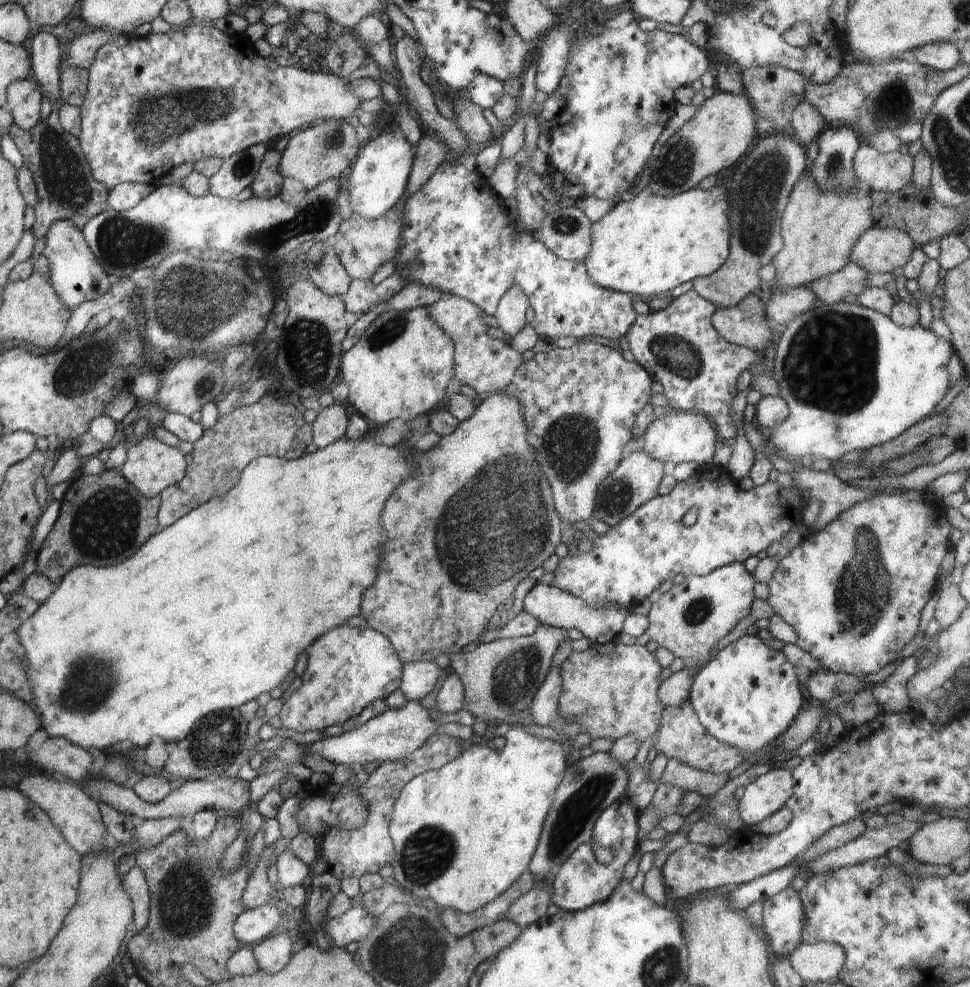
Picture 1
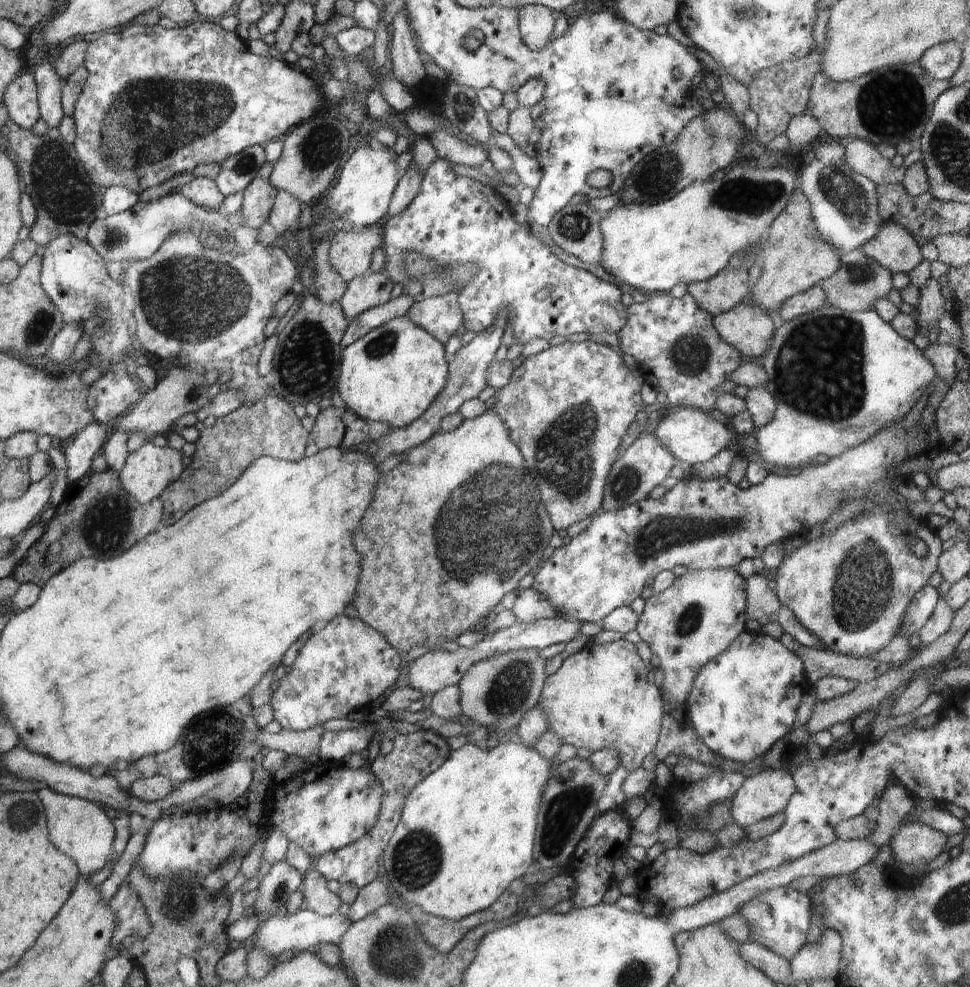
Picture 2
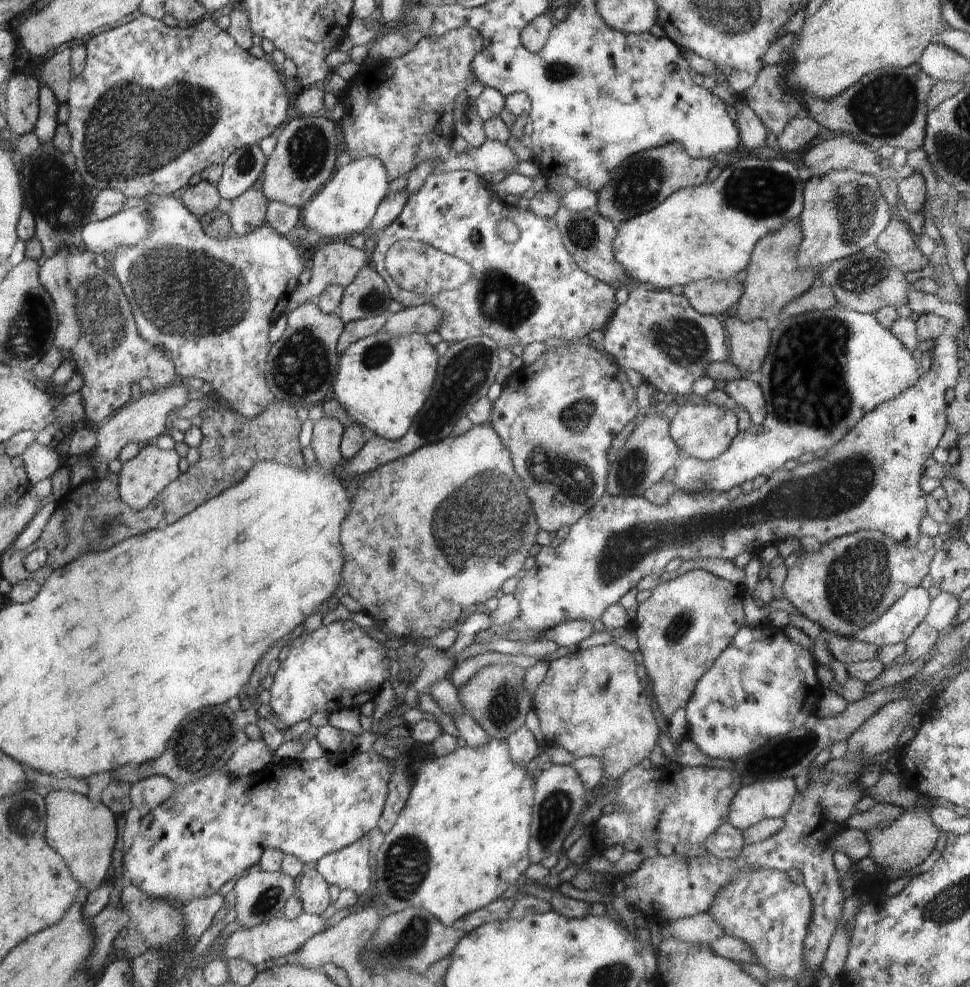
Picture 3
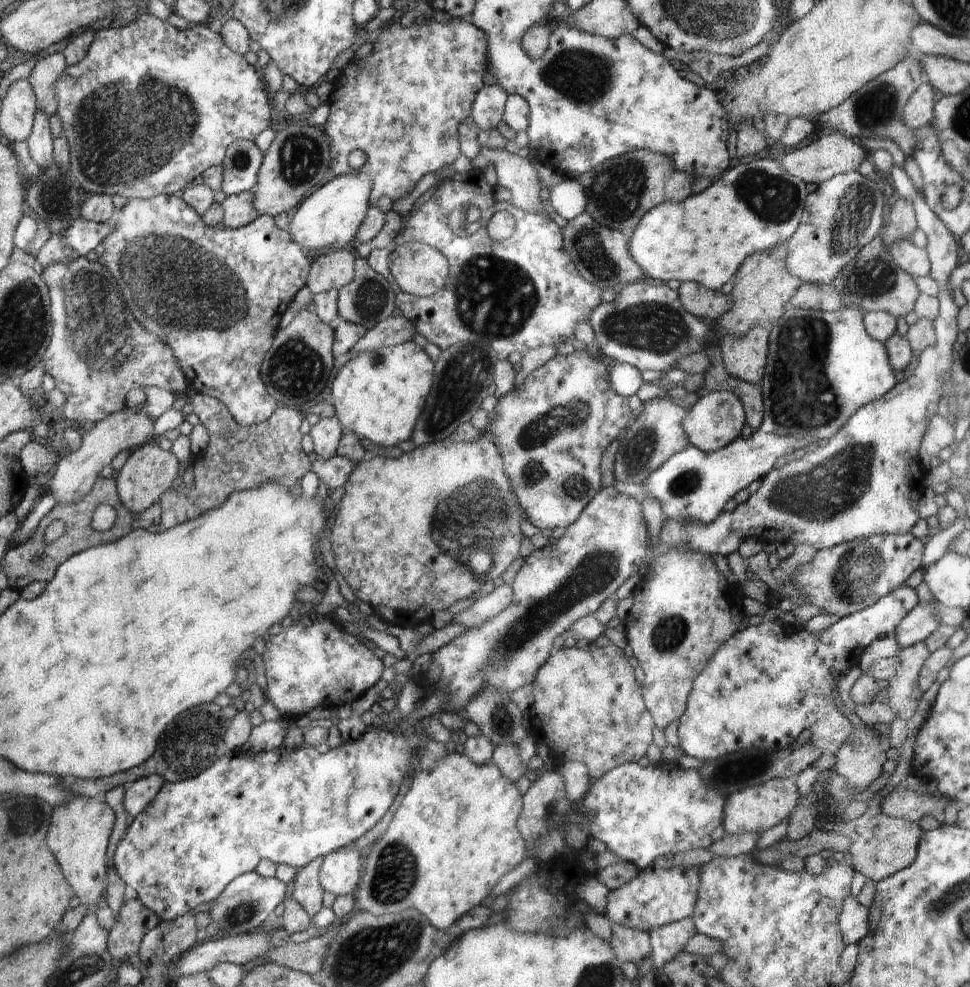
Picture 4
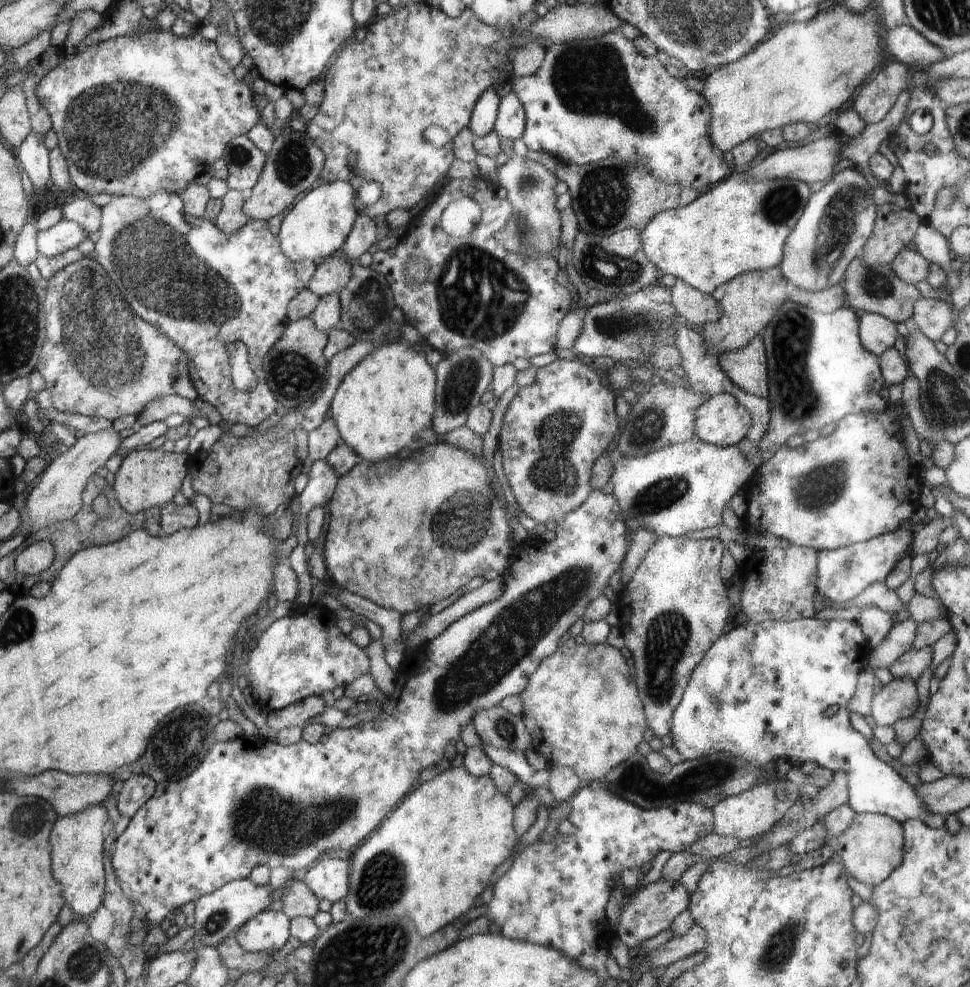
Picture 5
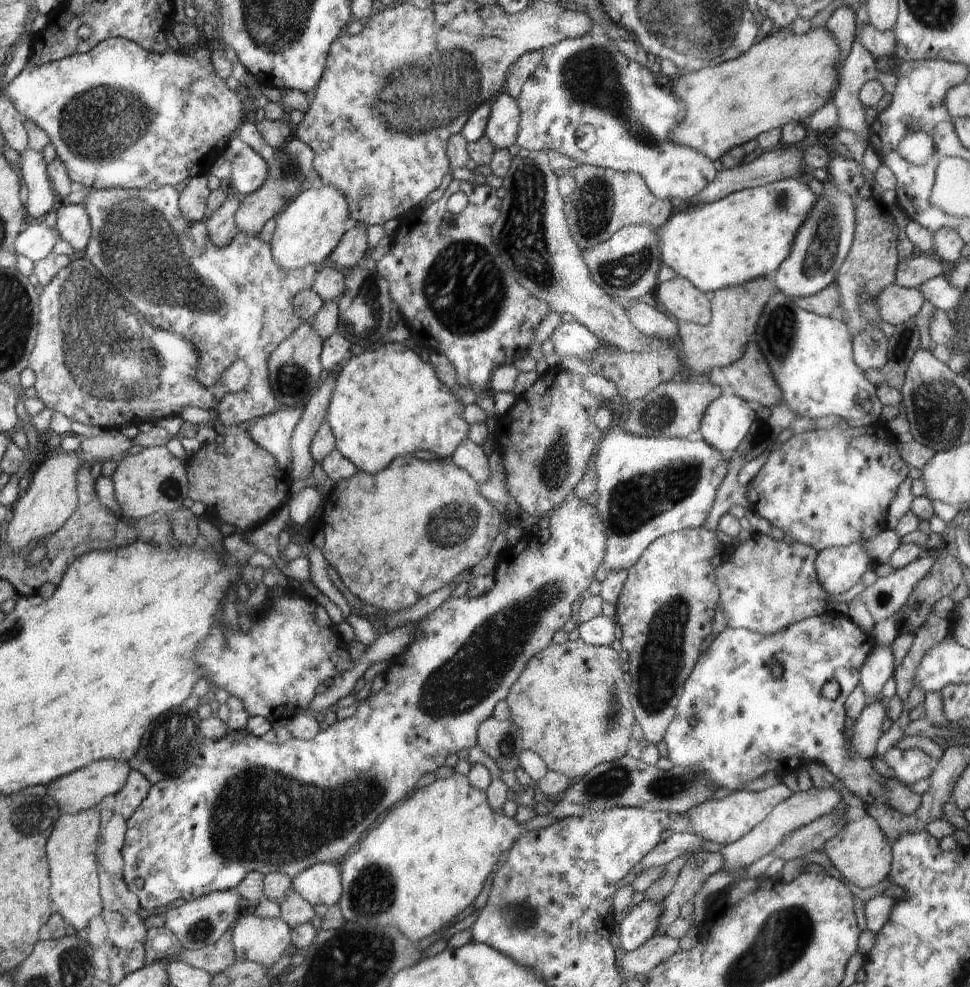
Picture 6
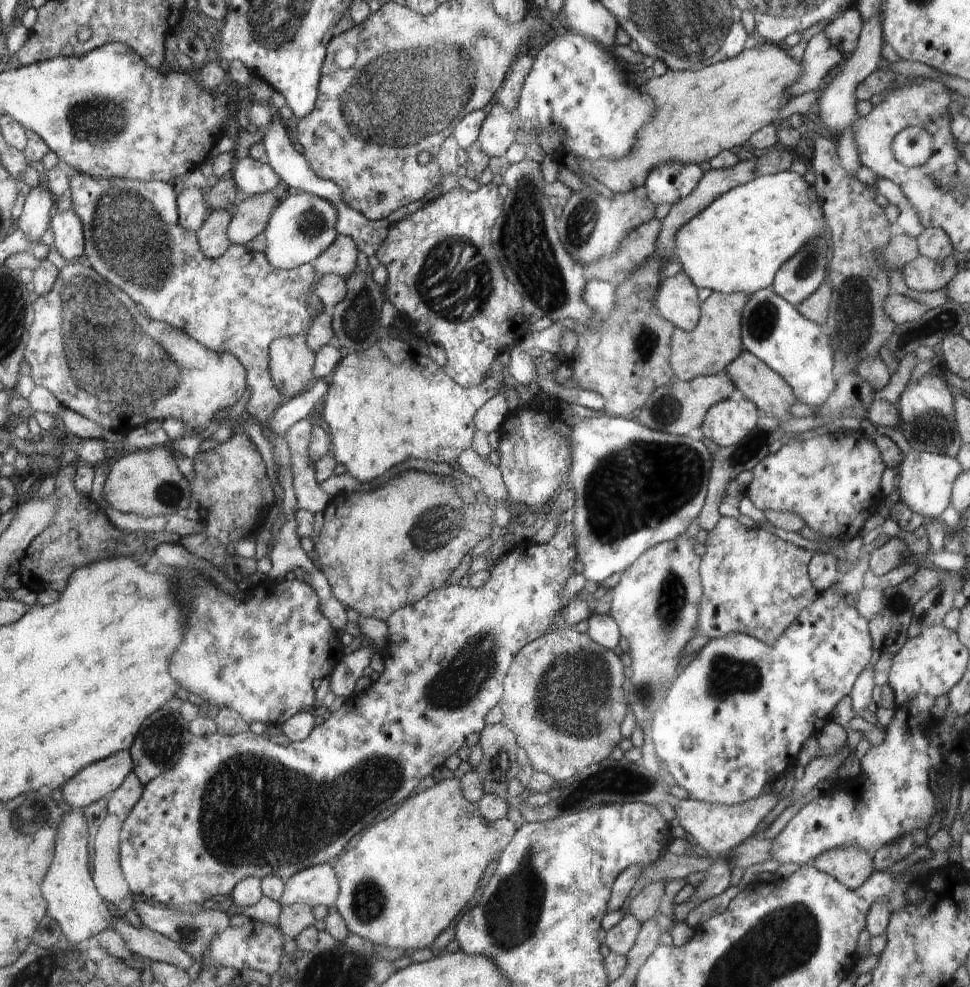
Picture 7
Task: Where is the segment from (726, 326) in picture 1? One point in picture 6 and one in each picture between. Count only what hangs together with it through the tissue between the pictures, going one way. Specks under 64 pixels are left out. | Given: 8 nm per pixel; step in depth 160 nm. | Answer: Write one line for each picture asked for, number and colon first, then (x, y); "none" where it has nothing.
2: (748, 327)
3: (748, 343)
4: (745, 358)
5: (747, 367)
6: (750, 377)

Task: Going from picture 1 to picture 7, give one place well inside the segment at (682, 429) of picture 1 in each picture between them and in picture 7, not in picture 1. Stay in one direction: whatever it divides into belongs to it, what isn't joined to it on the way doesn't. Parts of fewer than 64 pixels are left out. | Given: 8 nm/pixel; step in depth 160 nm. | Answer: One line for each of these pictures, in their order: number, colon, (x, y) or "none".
2: (694, 436)
3: (705, 432)
4: (717, 419)
5: (722, 421)
6: (726, 422)
7: (726, 423)

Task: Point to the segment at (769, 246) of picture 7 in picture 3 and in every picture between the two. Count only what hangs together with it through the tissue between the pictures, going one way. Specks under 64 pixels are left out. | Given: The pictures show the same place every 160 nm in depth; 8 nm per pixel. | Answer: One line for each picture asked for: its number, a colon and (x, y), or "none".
3: (707, 232)
4: (750, 208)
5: (740, 225)
6: (745, 236)

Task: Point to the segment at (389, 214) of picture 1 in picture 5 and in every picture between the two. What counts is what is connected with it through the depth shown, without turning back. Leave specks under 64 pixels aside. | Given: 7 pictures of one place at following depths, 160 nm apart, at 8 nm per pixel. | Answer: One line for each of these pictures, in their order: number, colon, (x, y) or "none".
2: (350, 253)
3: (337, 263)
4: (333, 269)
5: (333, 274)

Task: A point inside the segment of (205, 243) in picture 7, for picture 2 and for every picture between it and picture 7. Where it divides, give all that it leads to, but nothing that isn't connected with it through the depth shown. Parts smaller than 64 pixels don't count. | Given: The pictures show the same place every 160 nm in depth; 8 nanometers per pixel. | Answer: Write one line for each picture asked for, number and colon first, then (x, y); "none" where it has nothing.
2: (258, 198)
3: (248, 211)
4: (238, 211)
5: (231, 218)
6: (221, 228)

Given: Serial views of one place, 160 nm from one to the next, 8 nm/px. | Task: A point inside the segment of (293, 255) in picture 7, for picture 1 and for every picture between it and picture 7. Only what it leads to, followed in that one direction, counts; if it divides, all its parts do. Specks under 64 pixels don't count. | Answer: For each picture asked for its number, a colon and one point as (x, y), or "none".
1: (378, 179)
2: (362, 194)
3: (347, 205)
4: (331, 218)
5: (316, 227)
6: (308, 232)

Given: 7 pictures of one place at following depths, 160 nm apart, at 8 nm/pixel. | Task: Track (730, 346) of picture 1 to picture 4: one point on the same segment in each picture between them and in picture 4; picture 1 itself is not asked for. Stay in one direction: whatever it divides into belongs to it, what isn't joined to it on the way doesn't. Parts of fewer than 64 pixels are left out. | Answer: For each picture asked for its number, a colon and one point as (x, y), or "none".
2: (678, 351)
3: (657, 334)
4: (647, 327)

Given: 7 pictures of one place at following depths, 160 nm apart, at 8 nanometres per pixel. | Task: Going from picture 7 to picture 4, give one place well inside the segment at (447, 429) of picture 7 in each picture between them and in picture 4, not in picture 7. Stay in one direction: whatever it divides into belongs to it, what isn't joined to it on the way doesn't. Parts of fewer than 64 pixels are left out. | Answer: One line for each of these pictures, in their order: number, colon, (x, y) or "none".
4: (379, 395)
5: (385, 404)
6: (387, 403)

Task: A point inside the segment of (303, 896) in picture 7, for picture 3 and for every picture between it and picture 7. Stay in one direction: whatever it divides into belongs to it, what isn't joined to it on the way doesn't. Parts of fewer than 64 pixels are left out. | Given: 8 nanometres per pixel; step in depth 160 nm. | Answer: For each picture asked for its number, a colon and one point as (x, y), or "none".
3: (349, 869)
4: (339, 873)
5: (328, 879)
6: (320, 884)

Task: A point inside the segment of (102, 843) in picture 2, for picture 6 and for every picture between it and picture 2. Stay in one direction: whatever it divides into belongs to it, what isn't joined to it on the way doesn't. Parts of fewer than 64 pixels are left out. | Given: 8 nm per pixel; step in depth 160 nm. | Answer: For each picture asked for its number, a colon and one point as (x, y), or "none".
3: (85, 832)
4: (82, 826)
5: (77, 842)
6: (75, 887)

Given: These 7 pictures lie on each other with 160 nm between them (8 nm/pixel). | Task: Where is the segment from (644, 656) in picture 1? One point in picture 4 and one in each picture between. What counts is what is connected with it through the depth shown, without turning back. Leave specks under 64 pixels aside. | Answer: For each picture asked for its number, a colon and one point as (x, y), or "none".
2: (599, 698)
3: (591, 702)
4: (588, 708)

